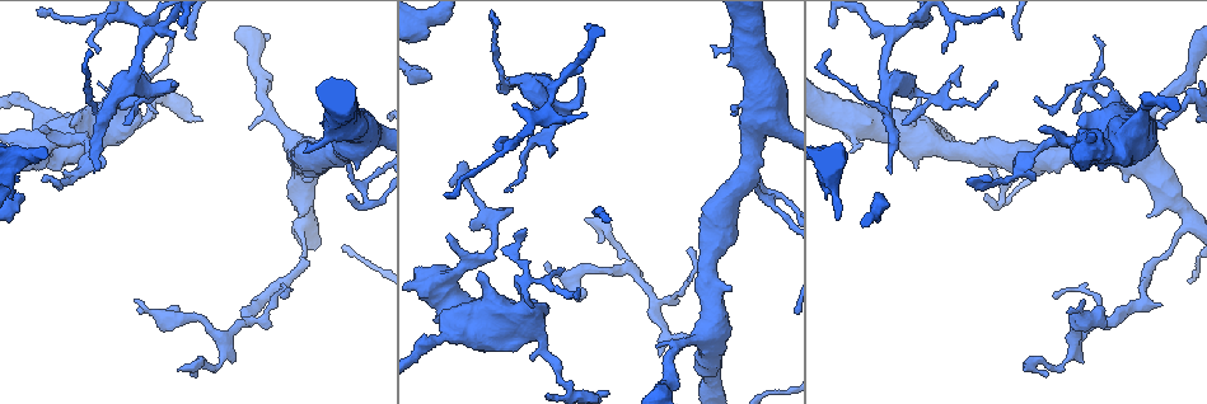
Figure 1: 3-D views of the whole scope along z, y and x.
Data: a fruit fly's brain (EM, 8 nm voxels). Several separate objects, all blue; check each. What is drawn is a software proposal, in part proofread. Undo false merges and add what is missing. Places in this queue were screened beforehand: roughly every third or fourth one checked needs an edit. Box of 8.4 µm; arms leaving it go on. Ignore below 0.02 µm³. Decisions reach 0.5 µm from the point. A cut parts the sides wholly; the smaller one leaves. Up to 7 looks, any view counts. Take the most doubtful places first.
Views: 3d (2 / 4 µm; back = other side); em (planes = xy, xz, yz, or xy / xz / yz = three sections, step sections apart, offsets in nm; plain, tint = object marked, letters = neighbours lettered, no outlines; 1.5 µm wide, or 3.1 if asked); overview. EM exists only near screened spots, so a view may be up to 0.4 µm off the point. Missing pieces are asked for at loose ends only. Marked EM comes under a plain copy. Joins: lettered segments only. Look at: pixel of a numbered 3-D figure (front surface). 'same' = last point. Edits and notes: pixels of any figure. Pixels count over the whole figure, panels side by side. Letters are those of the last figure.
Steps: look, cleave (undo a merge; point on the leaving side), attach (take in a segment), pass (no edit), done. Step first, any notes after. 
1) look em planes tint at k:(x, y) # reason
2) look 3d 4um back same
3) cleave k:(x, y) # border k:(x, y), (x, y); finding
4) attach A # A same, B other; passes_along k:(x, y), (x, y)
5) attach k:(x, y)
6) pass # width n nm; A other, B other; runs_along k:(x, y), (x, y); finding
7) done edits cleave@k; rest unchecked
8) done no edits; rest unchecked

look em xy step 8 tint at 1:(1104, 324)

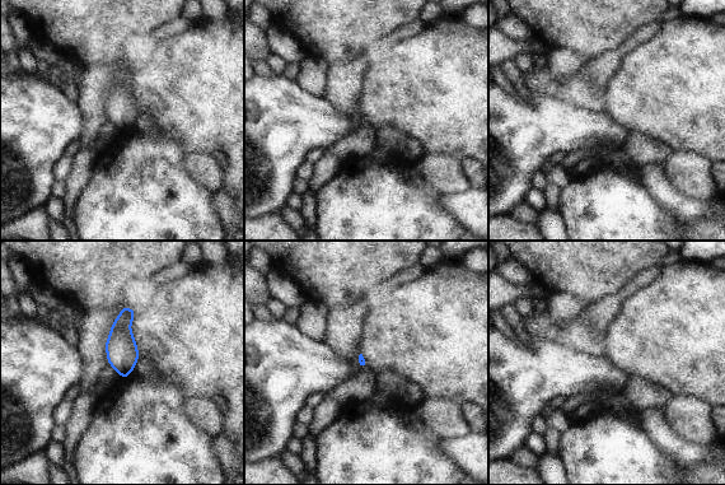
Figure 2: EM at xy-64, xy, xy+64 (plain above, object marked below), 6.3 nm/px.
look em planes letters same # another direction

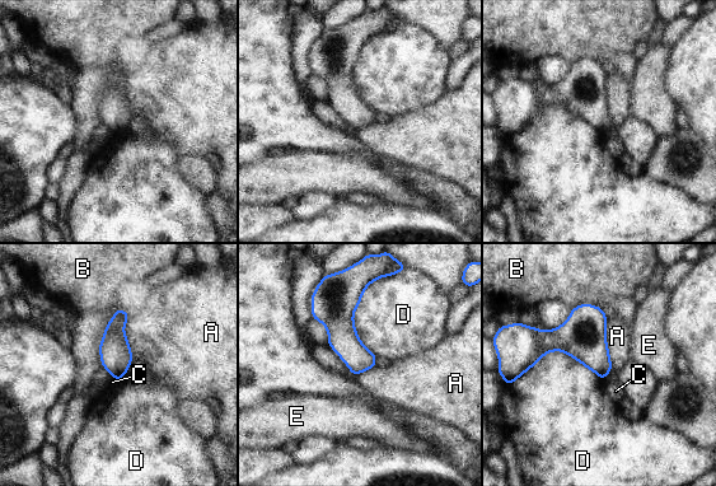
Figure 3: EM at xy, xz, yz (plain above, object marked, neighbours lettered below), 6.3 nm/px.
pass # A other, B other, C other, D other, E other; none of them fits

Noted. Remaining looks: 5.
look 3d 2um at 1:(889, 173) # an open end

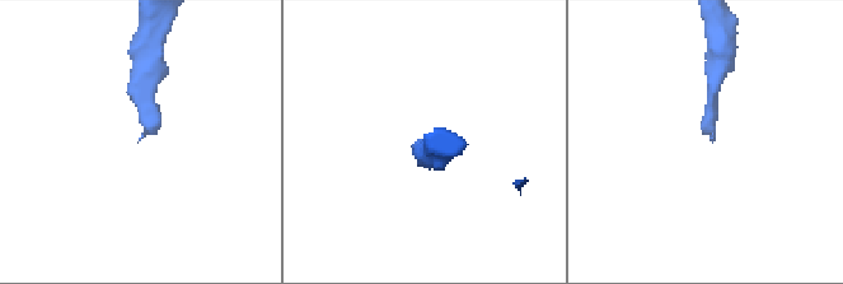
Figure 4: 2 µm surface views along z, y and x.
look em xy step 4 tint at 4:(138, 143) # now the EM

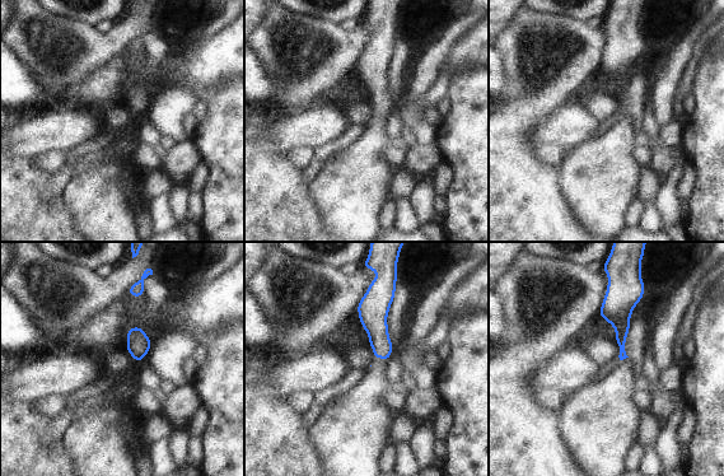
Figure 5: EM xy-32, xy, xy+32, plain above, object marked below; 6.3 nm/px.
look em planes letters same

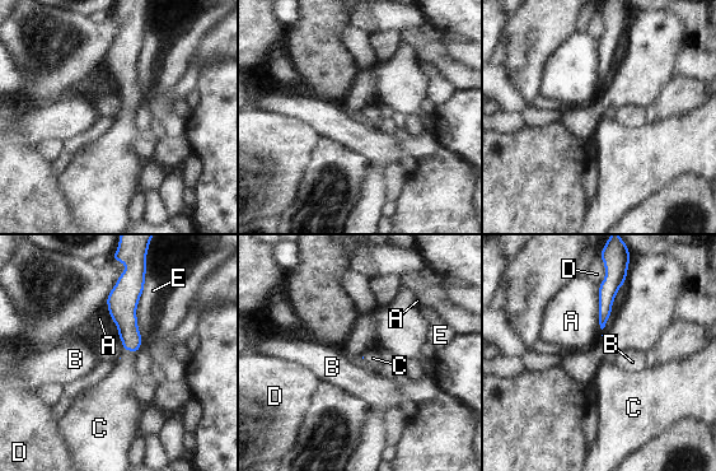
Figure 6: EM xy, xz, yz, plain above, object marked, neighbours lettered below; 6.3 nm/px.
attach C # A other, B other, C same, D other, E other; the neuron continues

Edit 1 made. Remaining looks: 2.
look overview

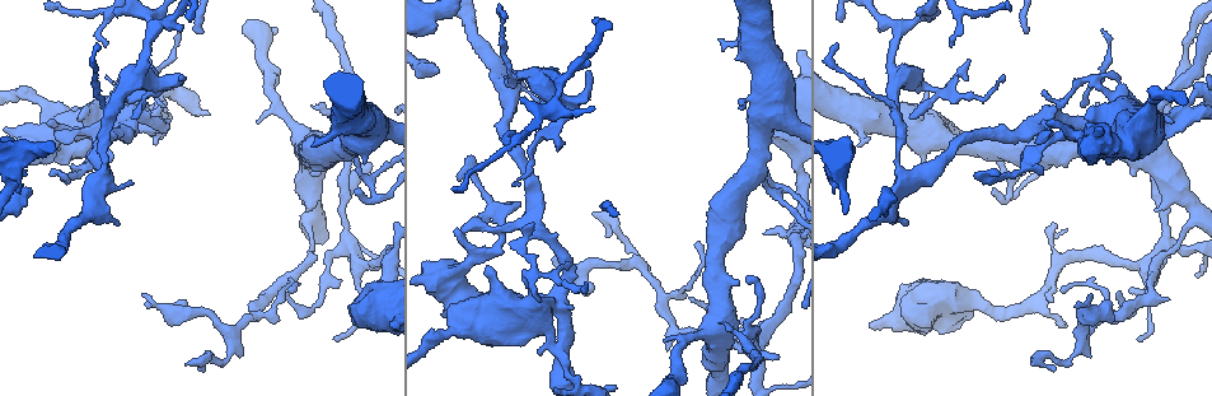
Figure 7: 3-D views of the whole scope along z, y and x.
look em planes letters at 7:(1129, 288) # branch stops here

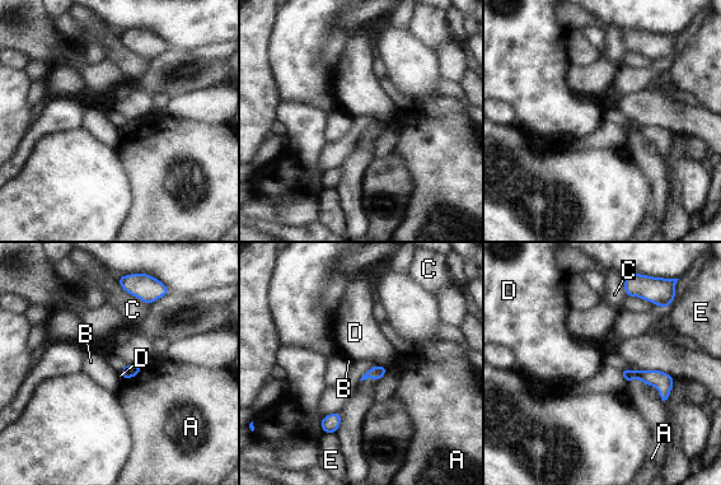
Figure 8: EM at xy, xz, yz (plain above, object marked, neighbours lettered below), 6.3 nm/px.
pass # A other, B other, C other, D other, E other; border 8:(378, 364), (387, 368); no lettered segment goes on from it

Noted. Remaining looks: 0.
done edits attach@6; rest unchecked

